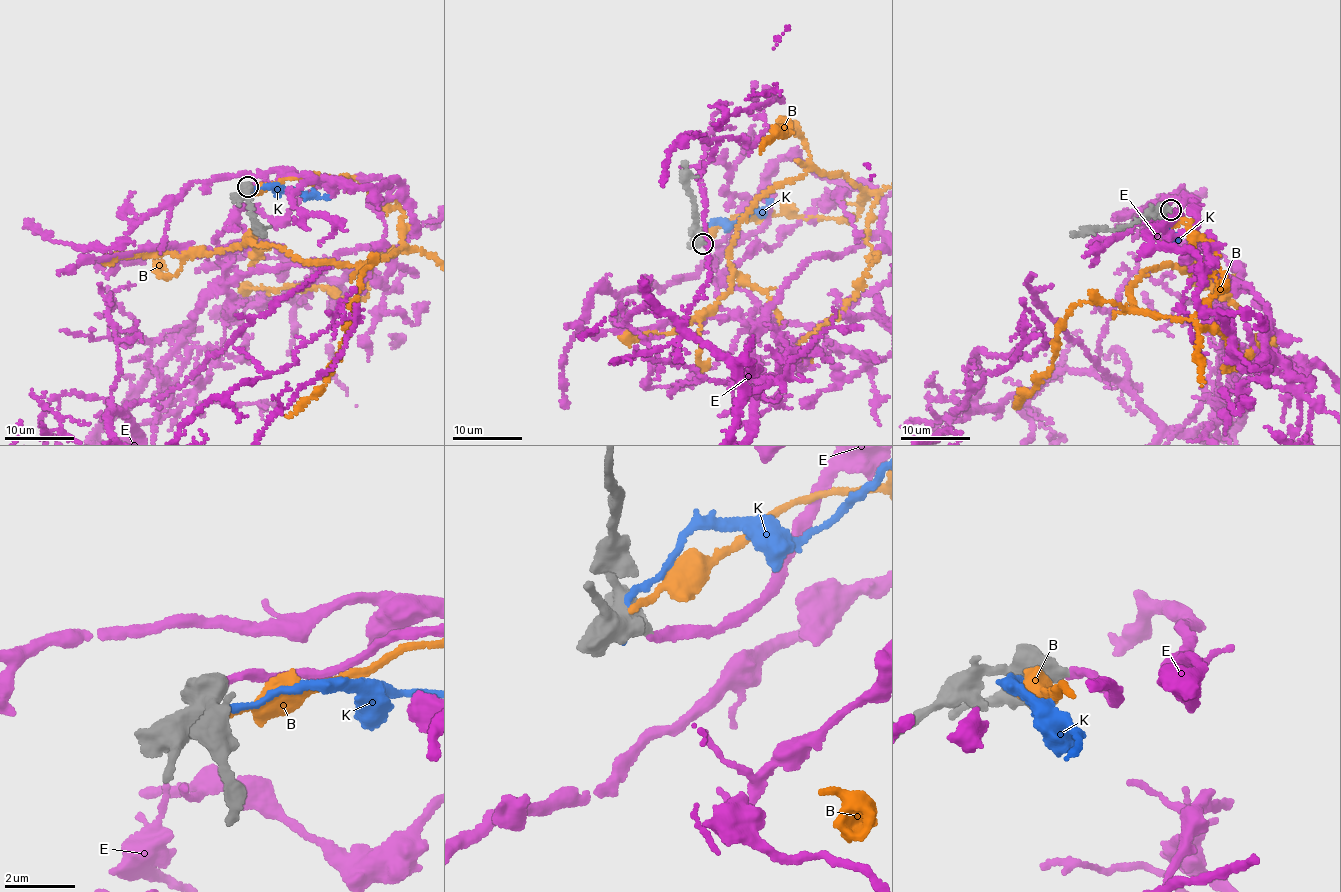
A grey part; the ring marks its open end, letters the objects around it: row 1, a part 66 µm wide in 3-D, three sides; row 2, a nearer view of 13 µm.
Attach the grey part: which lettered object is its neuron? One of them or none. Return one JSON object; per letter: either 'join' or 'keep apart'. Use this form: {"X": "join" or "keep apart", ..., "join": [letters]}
{"B": "keep apart", "E": "join", "K": "keep apart", "join": ["E"]}

